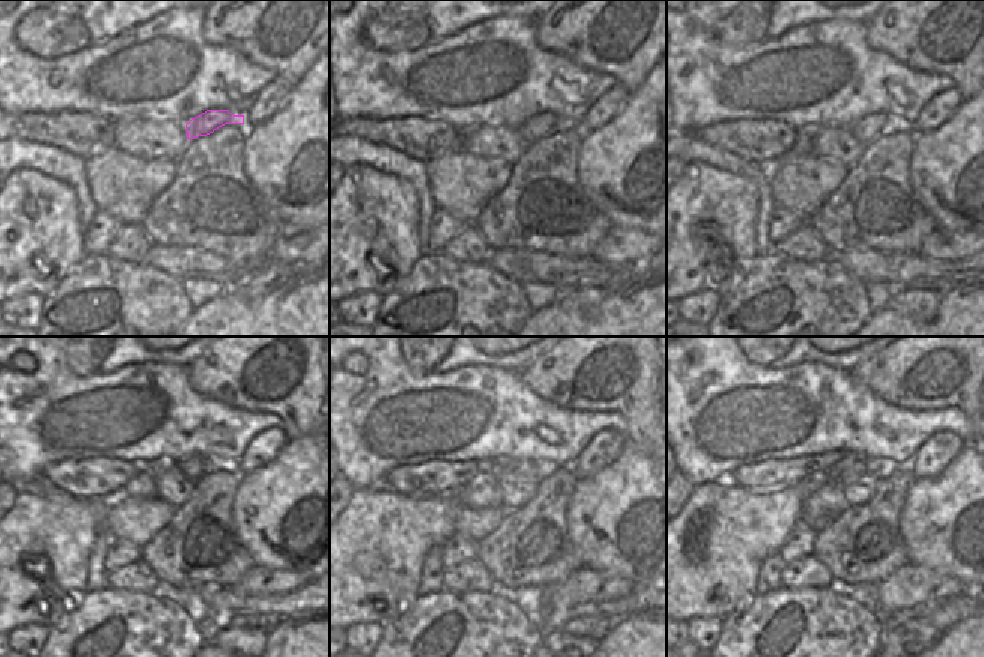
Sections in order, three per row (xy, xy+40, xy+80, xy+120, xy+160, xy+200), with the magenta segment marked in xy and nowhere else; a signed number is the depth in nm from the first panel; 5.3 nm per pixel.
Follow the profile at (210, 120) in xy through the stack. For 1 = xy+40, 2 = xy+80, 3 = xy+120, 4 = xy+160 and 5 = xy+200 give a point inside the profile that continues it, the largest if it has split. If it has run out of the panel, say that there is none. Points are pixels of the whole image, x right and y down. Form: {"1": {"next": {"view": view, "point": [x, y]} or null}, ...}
{"1": {"next": {"view": "xy+40", "point": [543, 123]}}, "2": {"next": {"view": "xy+80", "point": [867, 129]}}, "3": {"next": {"view": "xy+120", "point": [194, 467]}}, "4": {"next": {"view": "xy+160", "point": [522, 468]}}, "5": {"next": {"view": "xy+200", "point": [704, 563]}}}

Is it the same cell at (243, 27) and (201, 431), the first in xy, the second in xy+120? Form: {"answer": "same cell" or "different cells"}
{"answer": "different cells"}

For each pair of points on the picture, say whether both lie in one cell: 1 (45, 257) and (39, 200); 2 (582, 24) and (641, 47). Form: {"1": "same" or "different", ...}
{"1": "same", "2": "same"}

